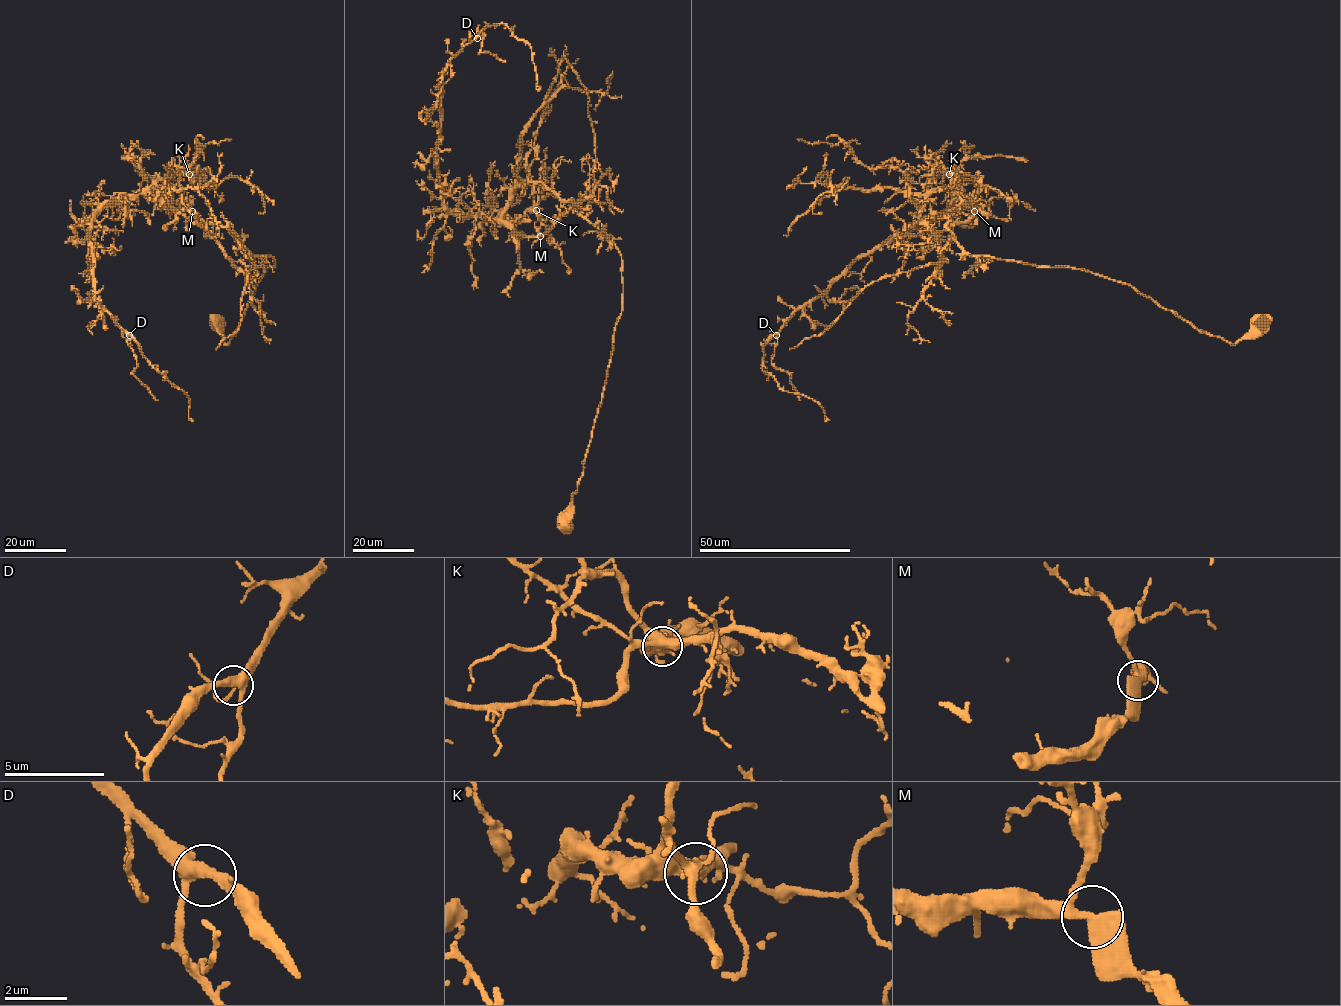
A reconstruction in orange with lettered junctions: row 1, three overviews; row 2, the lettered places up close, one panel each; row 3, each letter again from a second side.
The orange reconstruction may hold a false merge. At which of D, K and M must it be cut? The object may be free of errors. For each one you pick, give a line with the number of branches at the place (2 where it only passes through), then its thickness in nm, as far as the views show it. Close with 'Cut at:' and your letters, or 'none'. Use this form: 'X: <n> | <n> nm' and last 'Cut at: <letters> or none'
Cut at: none

